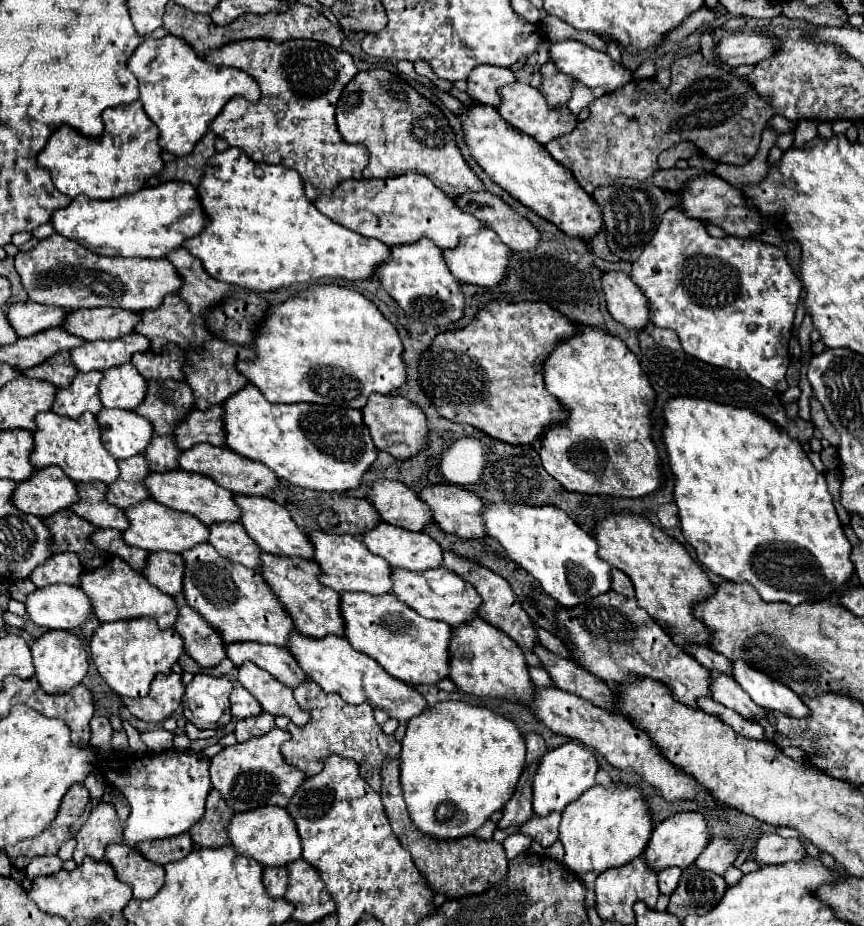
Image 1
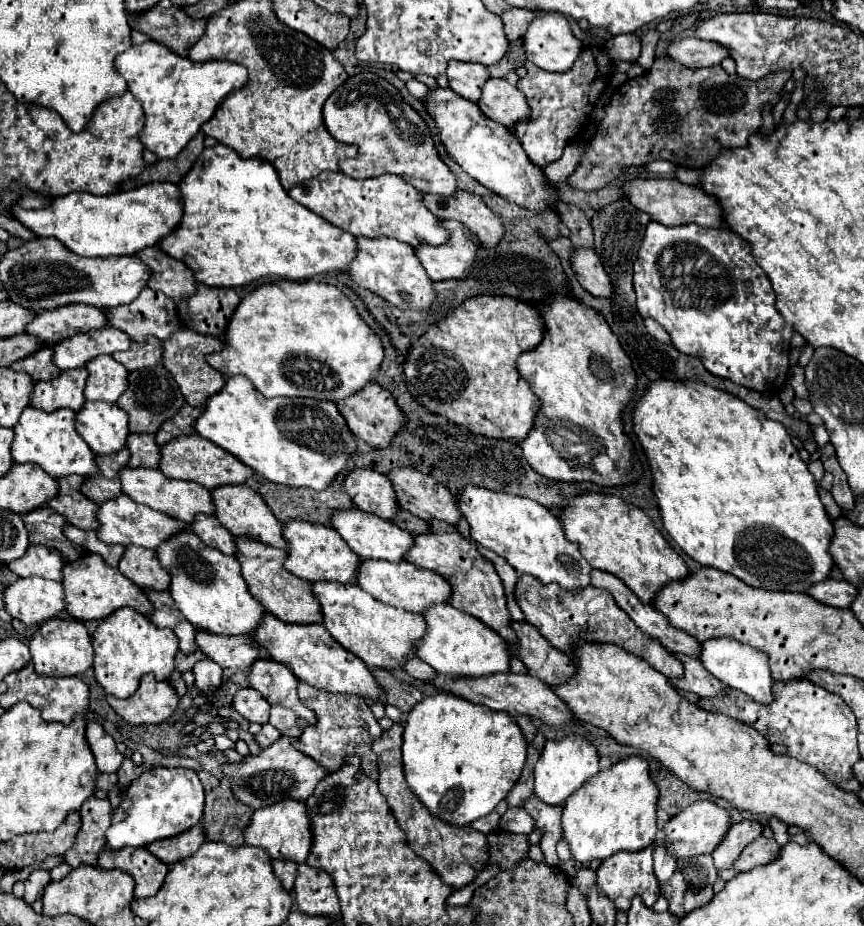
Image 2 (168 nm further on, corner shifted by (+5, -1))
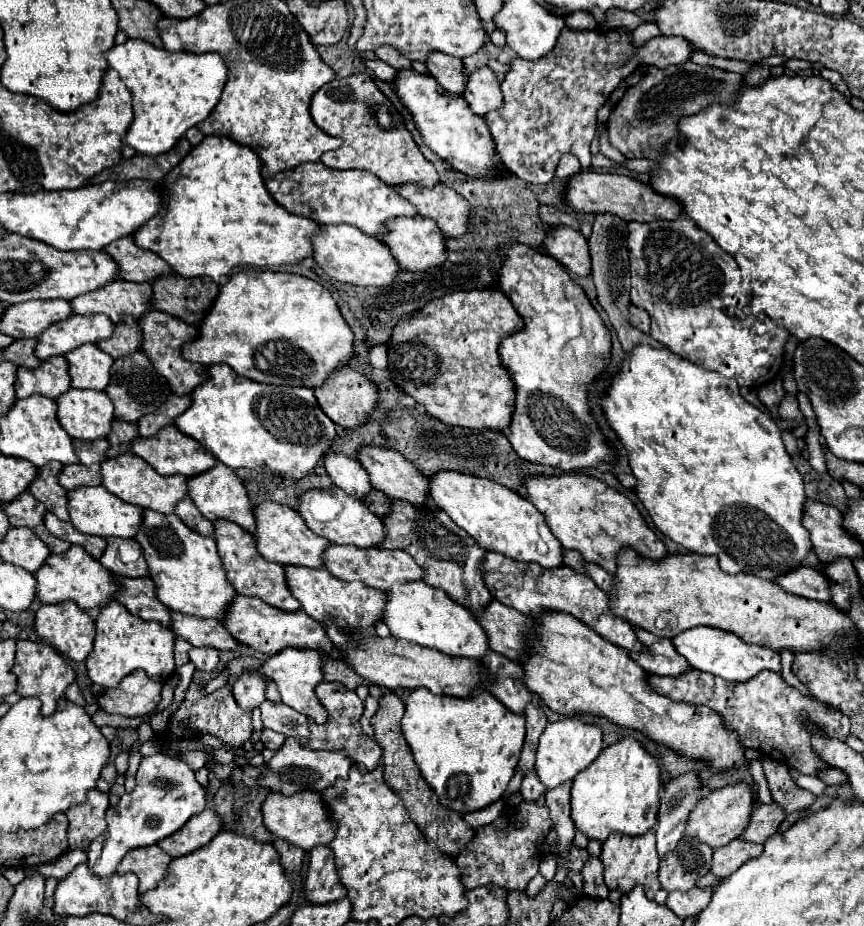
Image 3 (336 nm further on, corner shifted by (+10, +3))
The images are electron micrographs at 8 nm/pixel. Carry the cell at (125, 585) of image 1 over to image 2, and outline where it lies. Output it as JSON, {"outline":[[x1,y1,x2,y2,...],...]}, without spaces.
{"outline":[[89,555,79,561,67,563,63,569,63,589,67,597,67,613,79,621,105,619,121,607,131,607,145,617,153,615,153,605,149,603,145,591,131,583,125,575,121,575,119,569,109,567,101,559,101,555]]}

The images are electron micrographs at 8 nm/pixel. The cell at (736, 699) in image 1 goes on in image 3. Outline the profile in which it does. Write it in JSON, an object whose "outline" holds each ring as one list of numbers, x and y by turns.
{"outline":[[634,627,638,641,644,645,642,653,630,653,630,657,648,673,656,673,656,675,670,675,676,677,680,673,684,673,688,669,688,663,682,655,678,655,678,651,674,649,670,639,662,639,656,637,640,627]]}

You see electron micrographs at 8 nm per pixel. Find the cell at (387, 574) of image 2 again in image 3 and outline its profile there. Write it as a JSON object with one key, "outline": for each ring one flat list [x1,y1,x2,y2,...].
{"outline":[[328,545,324,553,324,565,326,569,342,579,342,581,362,581,368,583,368,587,388,591,394,581,418,581,424,577,424,569,404,551,388,551,372,547,372,551,364,551,362,547,340,547,340,545]]}

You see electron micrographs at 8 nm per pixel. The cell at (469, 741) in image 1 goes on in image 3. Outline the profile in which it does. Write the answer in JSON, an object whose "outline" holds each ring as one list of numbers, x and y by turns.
{"outline":[[420,687,406,697,402,733,440,803,464,815,480,811,504,795,520,759,524,715,512,713,490,691,480,691,472,699,460,699,434,695]]}

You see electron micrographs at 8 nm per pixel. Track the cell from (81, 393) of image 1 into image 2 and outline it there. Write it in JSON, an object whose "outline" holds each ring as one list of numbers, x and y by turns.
{"outline":[[85,367,63,371,57,379,37,381,35,391,31,395,31,407,43,411,55,411,61,407,69,407,79,411,85,405,85,385,89,371]]}

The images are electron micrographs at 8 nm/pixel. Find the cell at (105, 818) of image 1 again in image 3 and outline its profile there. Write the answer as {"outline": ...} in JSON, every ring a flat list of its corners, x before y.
{"outline":[[90,789,86,795,86,803,70,807,66,817,70,821,68,827,68,843,70,849,86,851,88,845,106,831,106,809,108,809,108,795]]}

